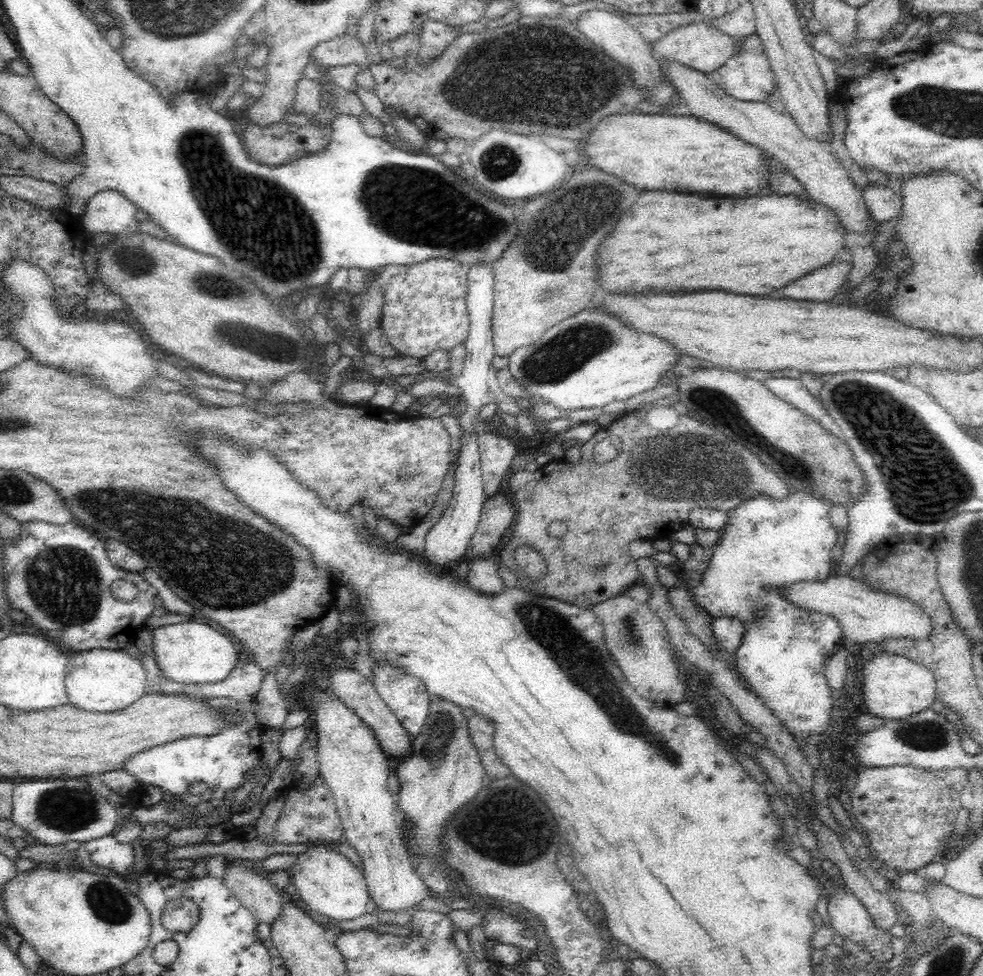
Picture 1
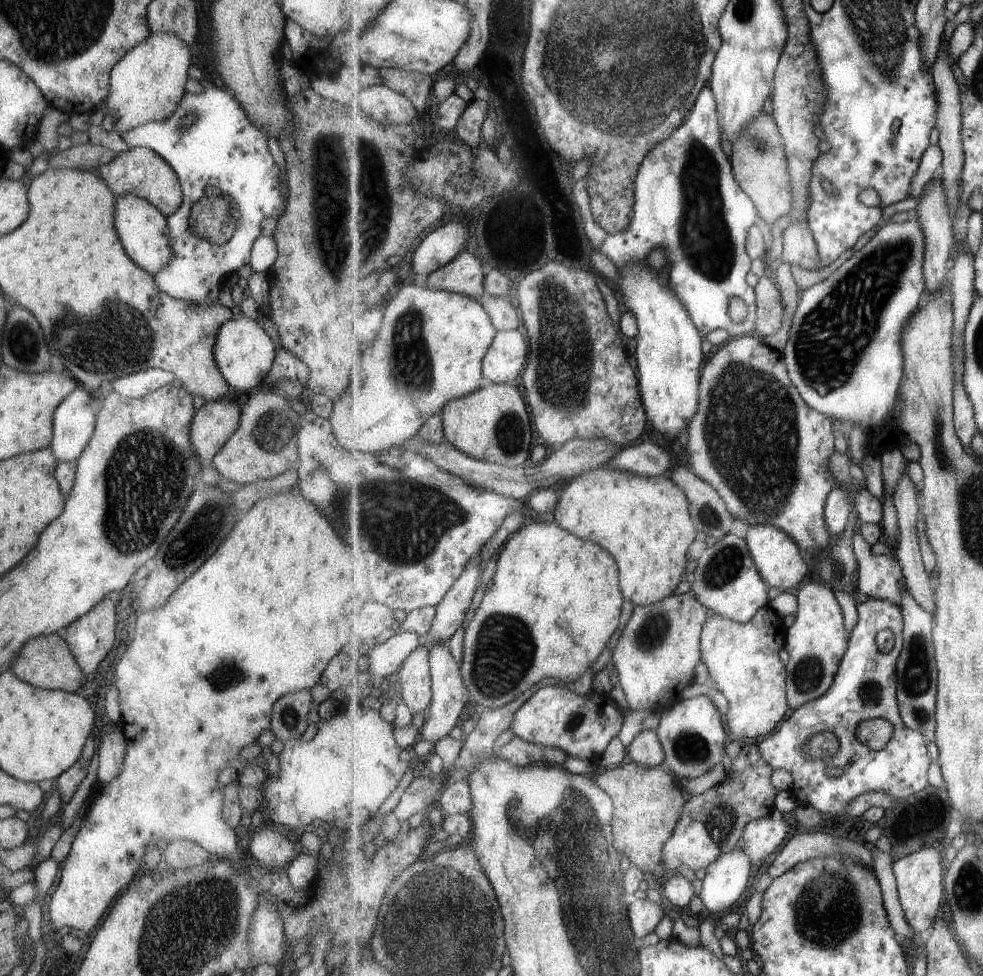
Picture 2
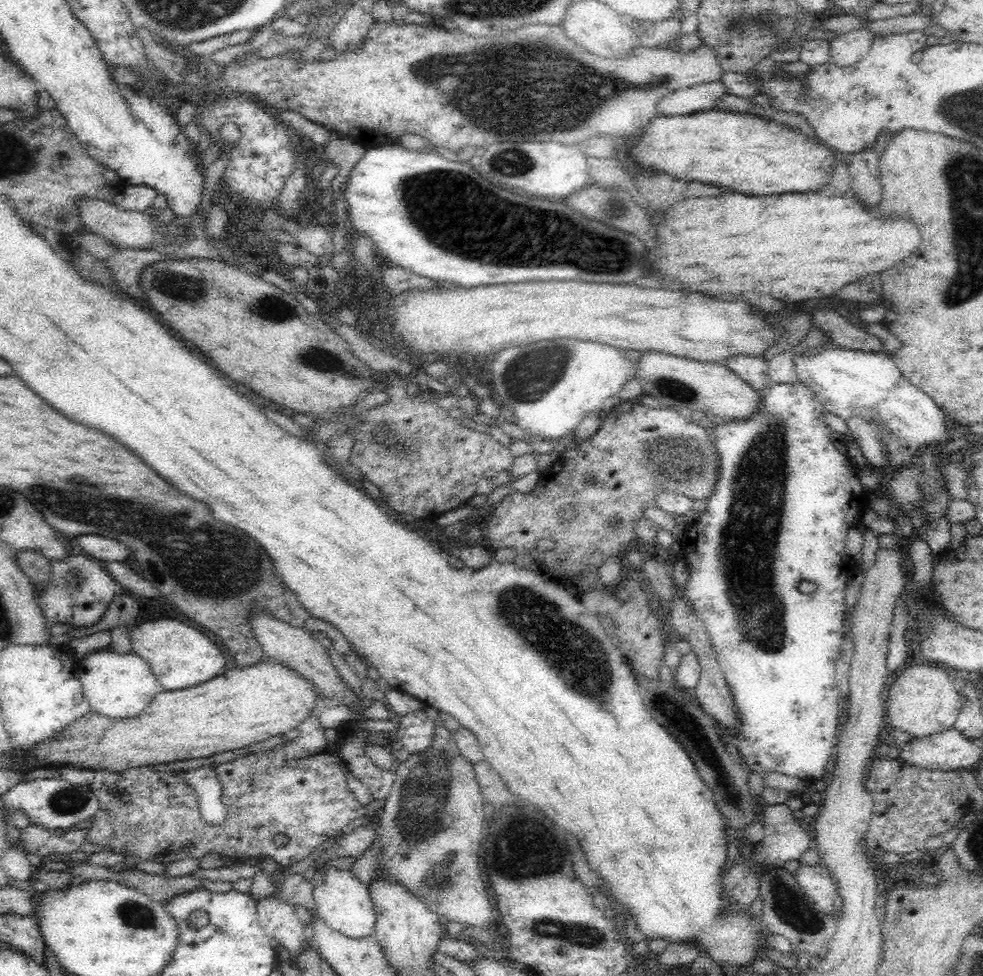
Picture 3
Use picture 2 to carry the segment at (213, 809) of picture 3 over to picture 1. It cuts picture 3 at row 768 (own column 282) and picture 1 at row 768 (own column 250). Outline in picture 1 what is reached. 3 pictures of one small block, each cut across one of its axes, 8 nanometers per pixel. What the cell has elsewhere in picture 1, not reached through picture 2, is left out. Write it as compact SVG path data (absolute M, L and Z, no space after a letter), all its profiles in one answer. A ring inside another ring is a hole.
M214 697L209 699L210 704L217 706L219 710L237 710L243 712L243 721L235 727L228 727L216 736L200 738L200 736L188 736L180 738L172 744L156 746L150 752L140 752L128 759L124 770L136 776L139 785L153 784L168 794L186 794L186 790L192 782L204 782L208 791L219 804L224 794L240 786L244 782L244 772L256 766L263 758L262 742L263 726L256 721L256 715L251 708L244 708L238 701L226 697Z

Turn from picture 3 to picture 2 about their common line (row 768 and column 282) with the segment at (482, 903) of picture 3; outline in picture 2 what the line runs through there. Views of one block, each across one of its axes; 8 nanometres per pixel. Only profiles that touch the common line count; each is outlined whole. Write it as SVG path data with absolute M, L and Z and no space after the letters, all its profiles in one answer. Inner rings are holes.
M271 390L250 394L240 407L236 431L225 441L209 463L220 479L239 484L270 479L282 472L295 468L298 462L296 440L299 415L289 407L290 399L278 396Z

